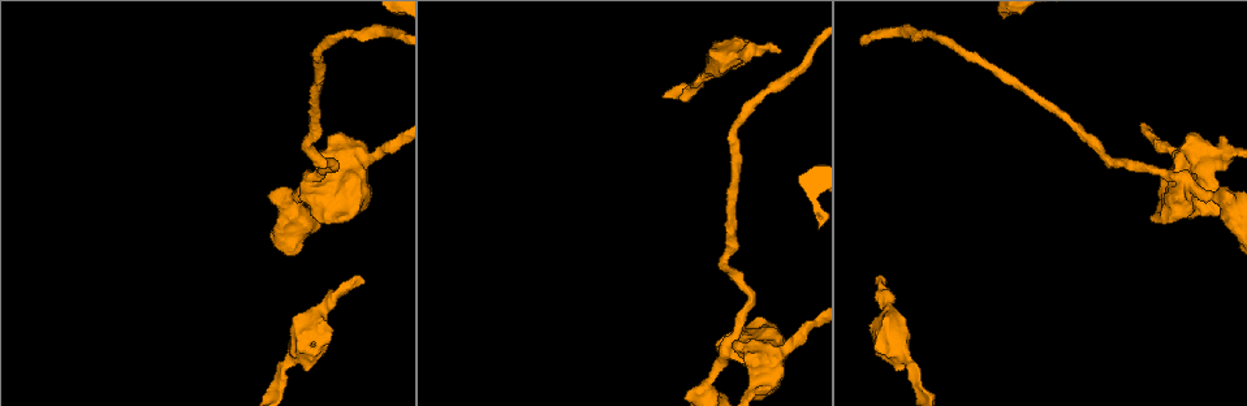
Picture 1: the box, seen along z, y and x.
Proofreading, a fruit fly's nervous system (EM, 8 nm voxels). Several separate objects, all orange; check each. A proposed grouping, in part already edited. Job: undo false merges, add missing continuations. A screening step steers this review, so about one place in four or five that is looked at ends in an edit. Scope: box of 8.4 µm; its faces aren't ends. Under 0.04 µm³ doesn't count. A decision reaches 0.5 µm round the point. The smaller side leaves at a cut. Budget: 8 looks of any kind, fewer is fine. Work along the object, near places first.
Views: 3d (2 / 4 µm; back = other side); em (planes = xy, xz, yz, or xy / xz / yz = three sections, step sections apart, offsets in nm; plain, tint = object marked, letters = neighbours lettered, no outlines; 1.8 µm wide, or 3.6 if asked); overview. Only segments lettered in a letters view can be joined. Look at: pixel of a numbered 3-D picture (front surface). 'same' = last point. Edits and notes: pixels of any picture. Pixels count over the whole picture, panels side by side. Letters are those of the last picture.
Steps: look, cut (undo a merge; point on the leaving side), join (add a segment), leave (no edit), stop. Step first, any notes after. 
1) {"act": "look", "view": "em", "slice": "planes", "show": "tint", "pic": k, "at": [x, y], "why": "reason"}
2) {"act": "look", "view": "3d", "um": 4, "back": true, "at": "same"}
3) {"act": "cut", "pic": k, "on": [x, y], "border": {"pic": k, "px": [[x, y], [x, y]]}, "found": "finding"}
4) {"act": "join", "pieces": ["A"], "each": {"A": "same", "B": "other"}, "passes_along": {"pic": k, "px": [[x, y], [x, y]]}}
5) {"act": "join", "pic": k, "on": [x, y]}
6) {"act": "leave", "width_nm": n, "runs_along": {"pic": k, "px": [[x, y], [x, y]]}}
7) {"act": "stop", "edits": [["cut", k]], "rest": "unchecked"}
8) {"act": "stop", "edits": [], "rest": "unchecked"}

{"act": "look", "view": "3d", "um": 4, "pic": 1, "at": [292, 364], "why": "sudden change in width"}

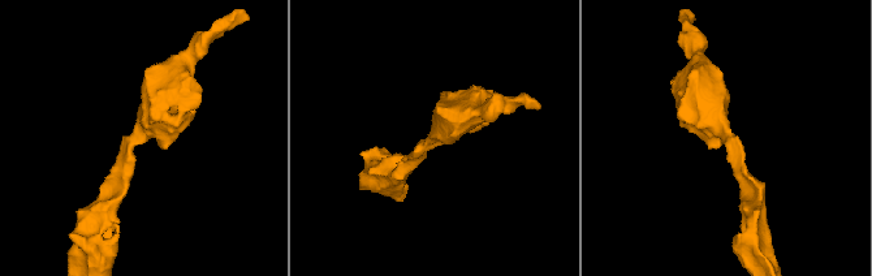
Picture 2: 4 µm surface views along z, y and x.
{"act": "look", "view": "em", "um": 3.6, "slice": "xy", "step": 4, "show": "tint", "pic": 2, "at": [724, 136], "arm_widths_nm": [190, 460]}

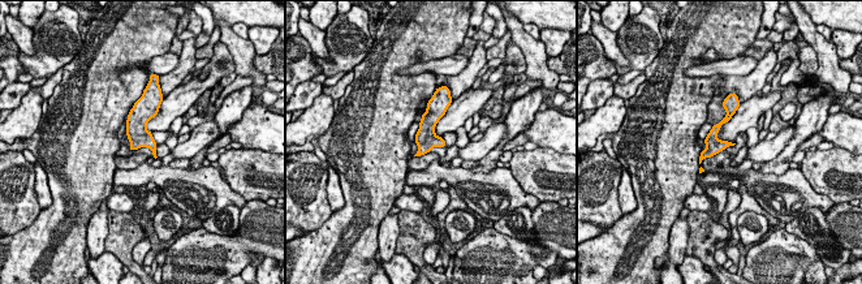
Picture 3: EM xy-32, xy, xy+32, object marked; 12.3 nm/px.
{"act": "look", "view": "em", "um": 3.6, "slice": "planes", "show": "letters", "at": "same", "why": "cut it another way"}

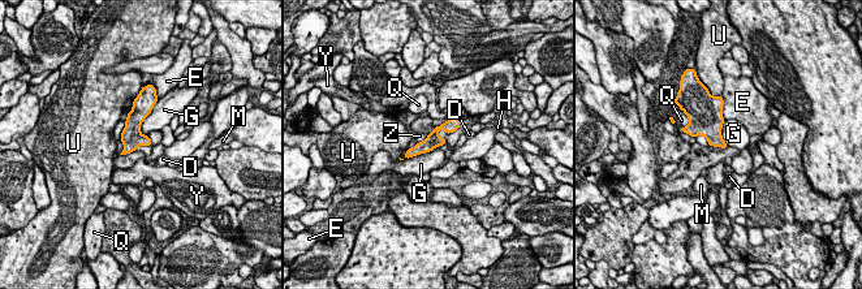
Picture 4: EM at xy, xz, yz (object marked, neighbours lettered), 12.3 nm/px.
{"act": "leave", "width_nm": 190, "each": {"D": "other", "E": "other", "G": "other", "H": "other", "M": "other", "Q": "other", "U": "other", "Y": "other", "Z": "other"}, "border": {"pic": 4, "px": [[155, 103], [141, 124], [143, 136]]}, "found": "continuous, no second cell"}

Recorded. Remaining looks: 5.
{"act": "look", "view": "3d", "um": 4, "pic": 1, "at": [781, 52], "why": "an open end"}

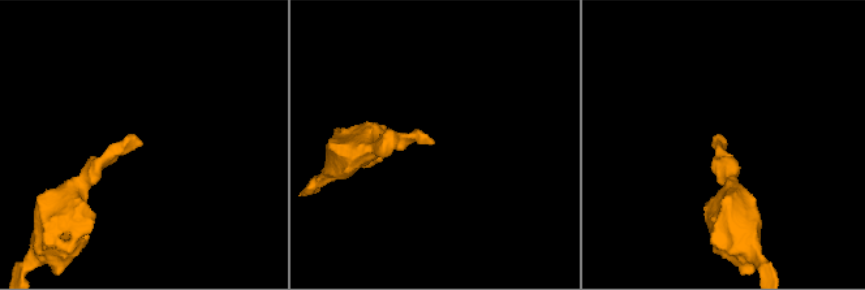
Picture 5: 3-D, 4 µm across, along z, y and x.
{"act": "look", "view": "em", "slice": "planes", "show": "letters", "pic": 5, "at": [432, 141]}

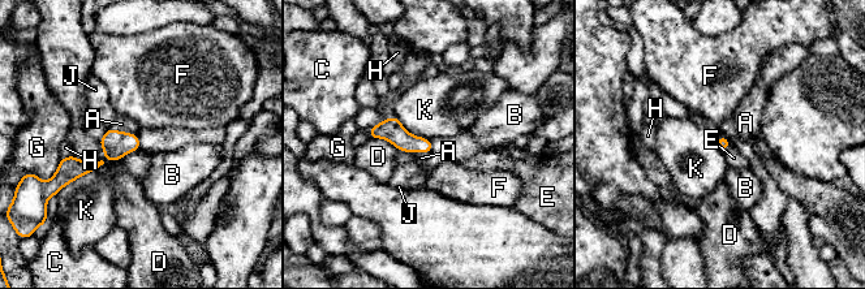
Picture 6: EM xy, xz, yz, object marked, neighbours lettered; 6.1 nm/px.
{"act": "join", "pieces": ["A"], "each": {"A": "same", "B": "other", "C": "other", "D": "other", "E": "other", "F": "other", "G": "other", "H": "other", "J": "other", "K": "other"}, "passes_along": {"pic": 6, "px": [[116, 145], [123, 132], [121, 124]]}, "found": "it goes on there"}

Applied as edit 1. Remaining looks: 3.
{"act": "look", "view": "em", "um": 3.6, "slice": "xy", "step": 4, "show": "letters", "pic": 1, "at": [322, 184], "why": "thick turns thin"}

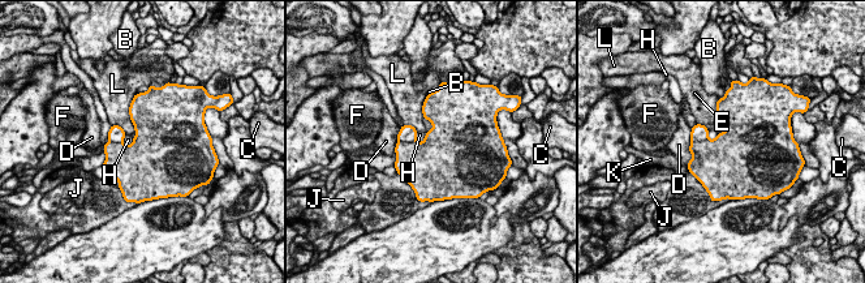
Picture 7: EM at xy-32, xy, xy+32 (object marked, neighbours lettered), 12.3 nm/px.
{"act": "cut", "pic": 7, "on": [408, 133], "each": {"B": "other", "C": "other", "D": "other", "E": "other", "F": "other", "H": "other", "J": "other", "K": "other", "L": "other"}, "border": {"pic": 7, "px": [[399, 140], [414, 141]]}, "found": "two cells meet here"}

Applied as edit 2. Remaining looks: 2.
{"act": "stop", "edits": [["join", 6], ["cut", 7]], "rest": "unchecked"}

